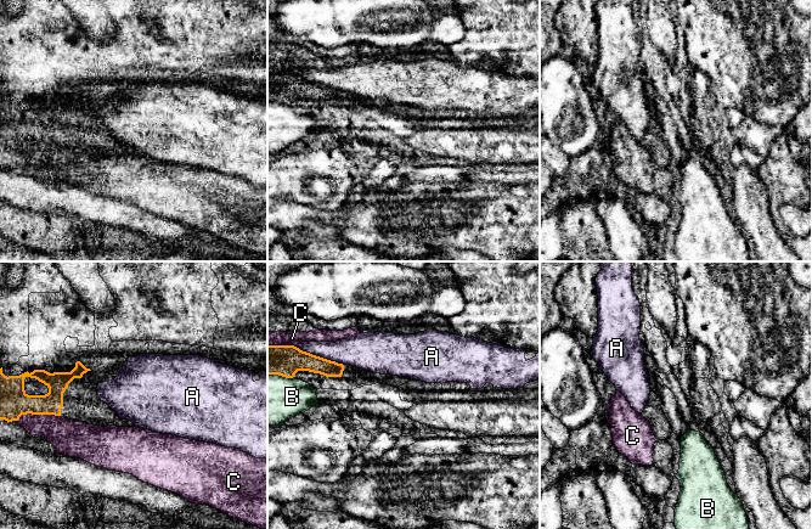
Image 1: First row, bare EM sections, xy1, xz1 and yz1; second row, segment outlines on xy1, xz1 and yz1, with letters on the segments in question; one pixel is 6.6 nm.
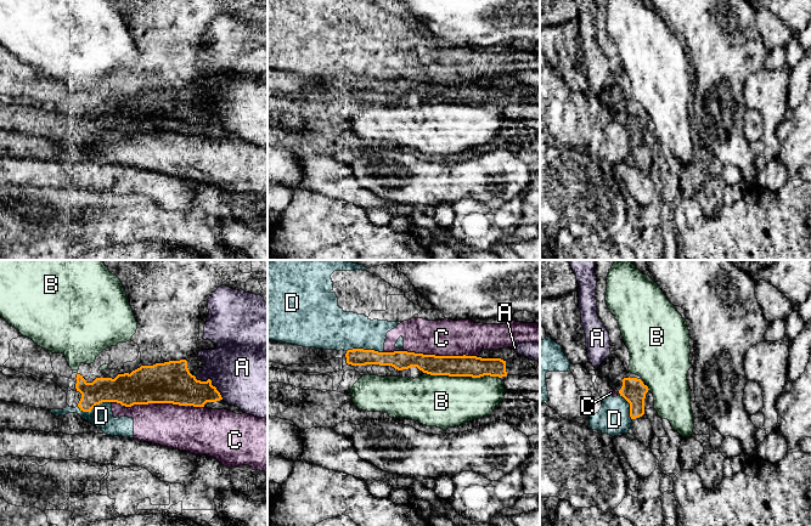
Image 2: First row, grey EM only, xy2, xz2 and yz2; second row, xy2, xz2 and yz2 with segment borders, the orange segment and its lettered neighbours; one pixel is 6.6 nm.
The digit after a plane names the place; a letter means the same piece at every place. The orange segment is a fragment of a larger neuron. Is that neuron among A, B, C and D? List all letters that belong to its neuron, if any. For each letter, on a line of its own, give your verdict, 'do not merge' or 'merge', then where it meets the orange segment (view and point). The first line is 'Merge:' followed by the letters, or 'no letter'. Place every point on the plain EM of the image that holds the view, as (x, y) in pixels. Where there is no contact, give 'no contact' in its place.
Merge: no letter
A: do not merge | xz1 (319, 84)
B: do not merge | xz2 (462, 103)
C: do not merge | xz2 (432, 83)
D: do not merge | xz2 (365, 78)

